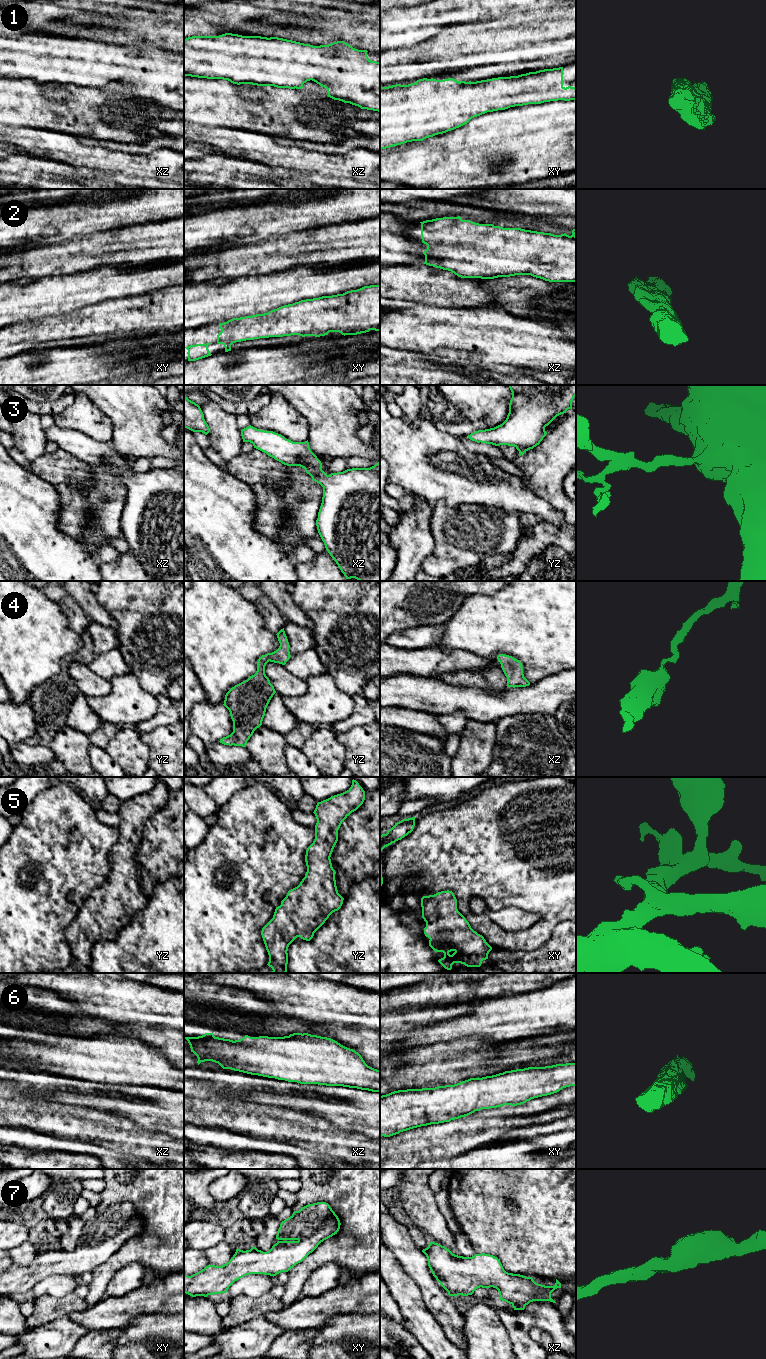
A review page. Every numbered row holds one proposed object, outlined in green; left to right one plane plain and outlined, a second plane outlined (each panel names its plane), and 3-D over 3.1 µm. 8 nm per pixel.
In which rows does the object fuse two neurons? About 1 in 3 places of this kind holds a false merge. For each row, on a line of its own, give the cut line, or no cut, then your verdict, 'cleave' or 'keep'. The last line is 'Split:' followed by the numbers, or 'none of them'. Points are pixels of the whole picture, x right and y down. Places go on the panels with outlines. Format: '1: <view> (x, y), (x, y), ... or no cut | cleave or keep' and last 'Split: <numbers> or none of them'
1: no cut | keep
2: no cut | keep
3: no cut | keep
4: no cut | keep
5: no cut | keep
6: no cut | keep
7: no cut | keep
Split: none of them

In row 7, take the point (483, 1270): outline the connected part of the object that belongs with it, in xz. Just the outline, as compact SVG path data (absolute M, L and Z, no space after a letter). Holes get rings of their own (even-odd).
M432 1241L422 1252L433 1276L449 1296L468 1296L477 1288L493 1287L498 1290L500 1300L511 1304L514 1310L524 1310L533 1301L556 1303L551 1293L561 1288L557 1279L554 1286L545 1286L536 1283L532 1277L508 1273L500 1260L490 1254L458 1256Z

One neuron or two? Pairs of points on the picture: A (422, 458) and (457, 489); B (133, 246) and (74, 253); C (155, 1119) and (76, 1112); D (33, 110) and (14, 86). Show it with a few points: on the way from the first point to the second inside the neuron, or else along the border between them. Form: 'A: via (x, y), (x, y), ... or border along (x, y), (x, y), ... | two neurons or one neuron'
A: via (430, 466), (434, 470), (438, 470), (448, 480) | one neuron
B: via (118, 247), (104, 247), (89, 251) | one neuron
C: border along (99, 1109), (127, 1117), (141, 1129) | two neurons
D: via (27, 104), (15, 92) | one neuron

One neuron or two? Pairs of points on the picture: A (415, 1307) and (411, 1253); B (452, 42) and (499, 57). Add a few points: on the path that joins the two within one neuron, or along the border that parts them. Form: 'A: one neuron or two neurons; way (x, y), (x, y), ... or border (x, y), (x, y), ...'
A: two neurons; border (399, 1262), (404, 1271), (419, 1288), (424, 1302)
B: one neuron; way (464, 44), (487, 45)

